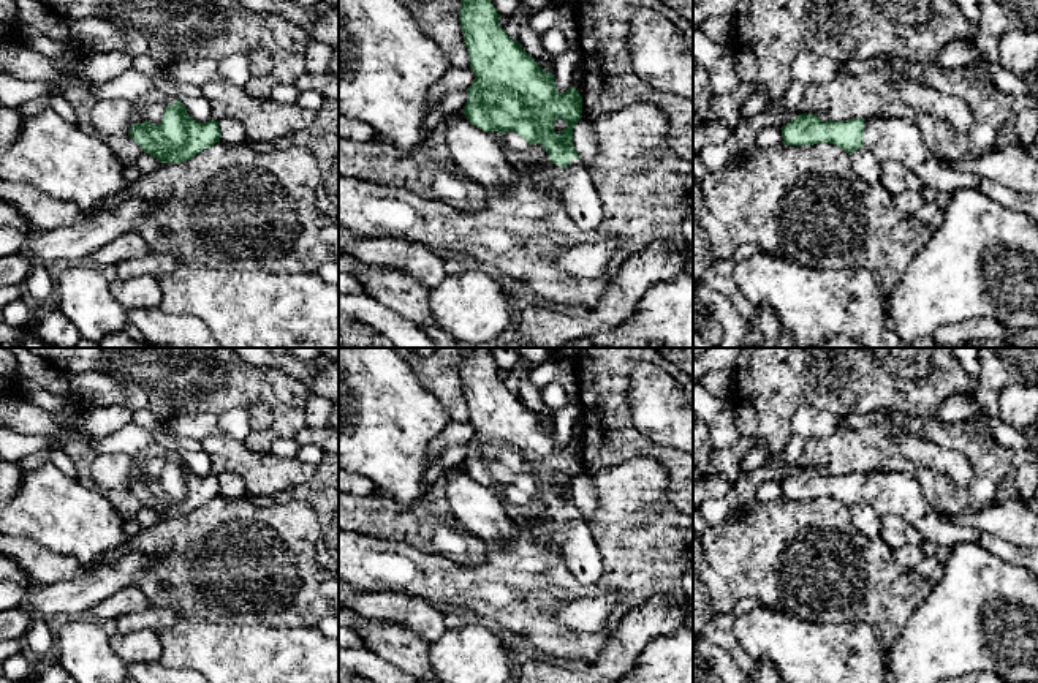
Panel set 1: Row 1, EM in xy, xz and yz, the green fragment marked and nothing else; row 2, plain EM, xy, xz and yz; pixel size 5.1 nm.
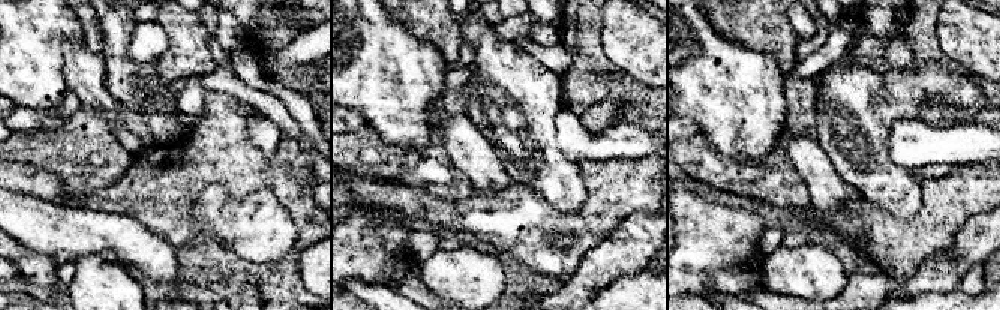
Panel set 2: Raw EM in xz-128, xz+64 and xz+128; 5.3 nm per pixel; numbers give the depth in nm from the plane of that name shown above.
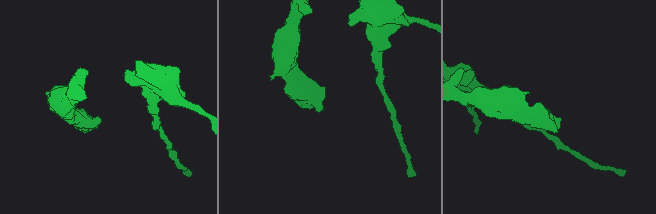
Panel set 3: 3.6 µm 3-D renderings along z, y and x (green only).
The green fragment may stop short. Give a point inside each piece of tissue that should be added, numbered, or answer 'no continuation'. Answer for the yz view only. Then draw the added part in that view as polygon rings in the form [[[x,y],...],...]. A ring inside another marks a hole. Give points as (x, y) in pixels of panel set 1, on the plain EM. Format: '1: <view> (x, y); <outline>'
1: yz (896, 494); [[[897,471],[864,473],[862,501],[875,508],[881,517],[900,517],[908,525],[915,526],[924,541],[930,541],[946,549],[962,542],[978,544],[1000,560],[1029,569],[1038,579],[1038,547],[1017,547],[987,533],[981,533],[973,526],[953,522],[945,512],[940,512],[929,503],[915,474]]]

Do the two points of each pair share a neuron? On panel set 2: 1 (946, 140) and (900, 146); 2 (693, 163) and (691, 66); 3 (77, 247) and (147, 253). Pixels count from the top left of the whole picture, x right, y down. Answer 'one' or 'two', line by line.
1: one
2: two
3: one

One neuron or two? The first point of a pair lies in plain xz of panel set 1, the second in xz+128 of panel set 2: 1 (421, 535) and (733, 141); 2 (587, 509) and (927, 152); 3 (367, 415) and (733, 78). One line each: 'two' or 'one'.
1: two
2: one
3: one

